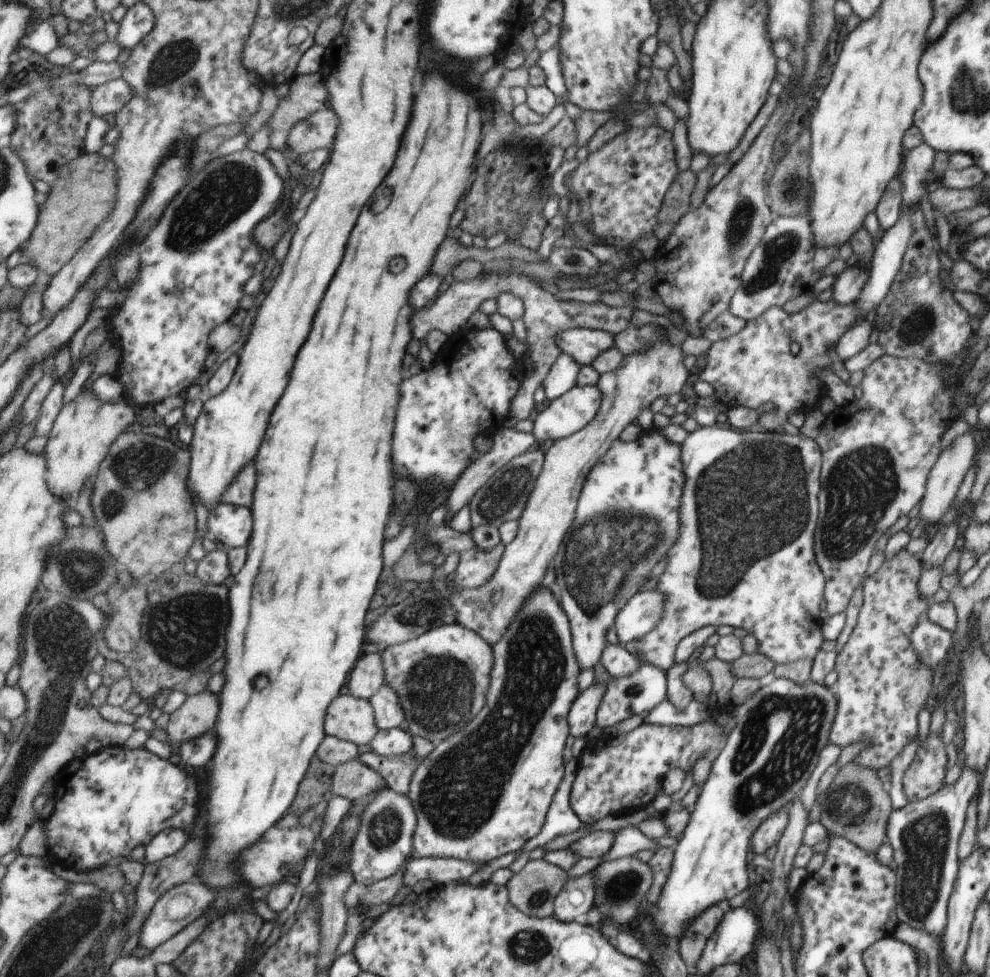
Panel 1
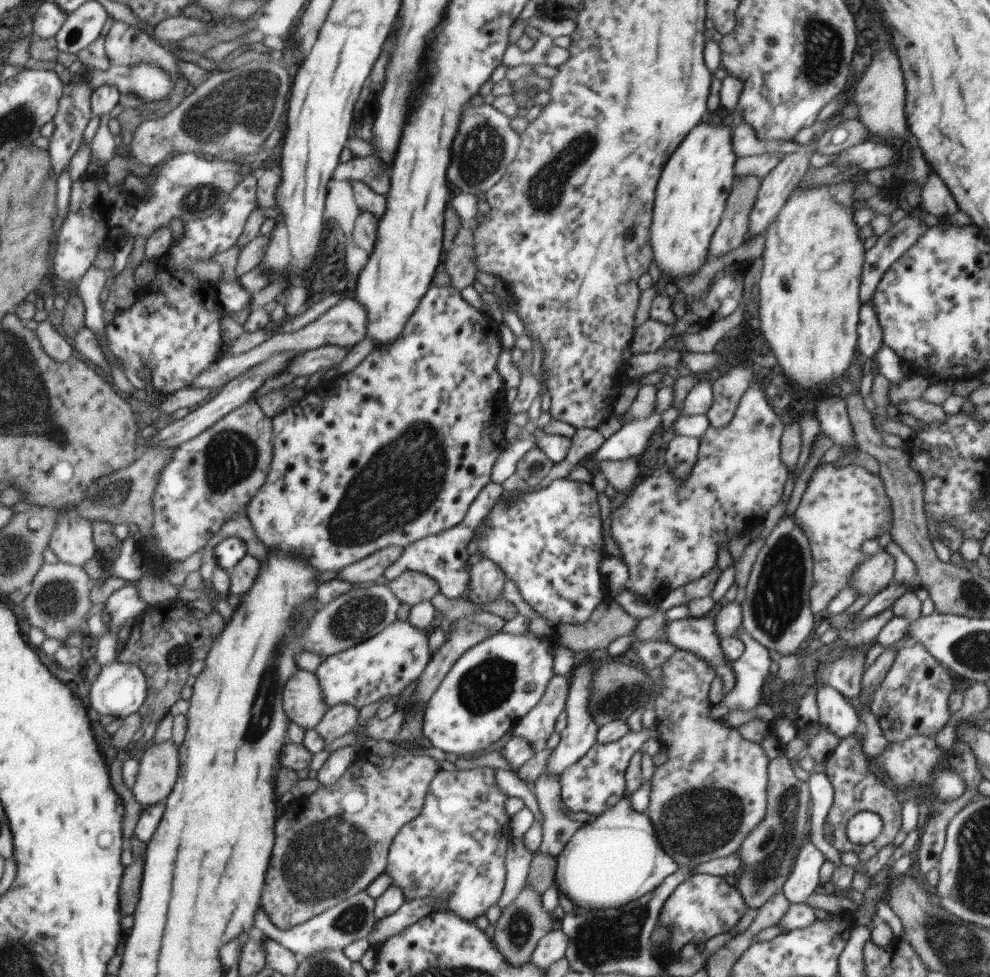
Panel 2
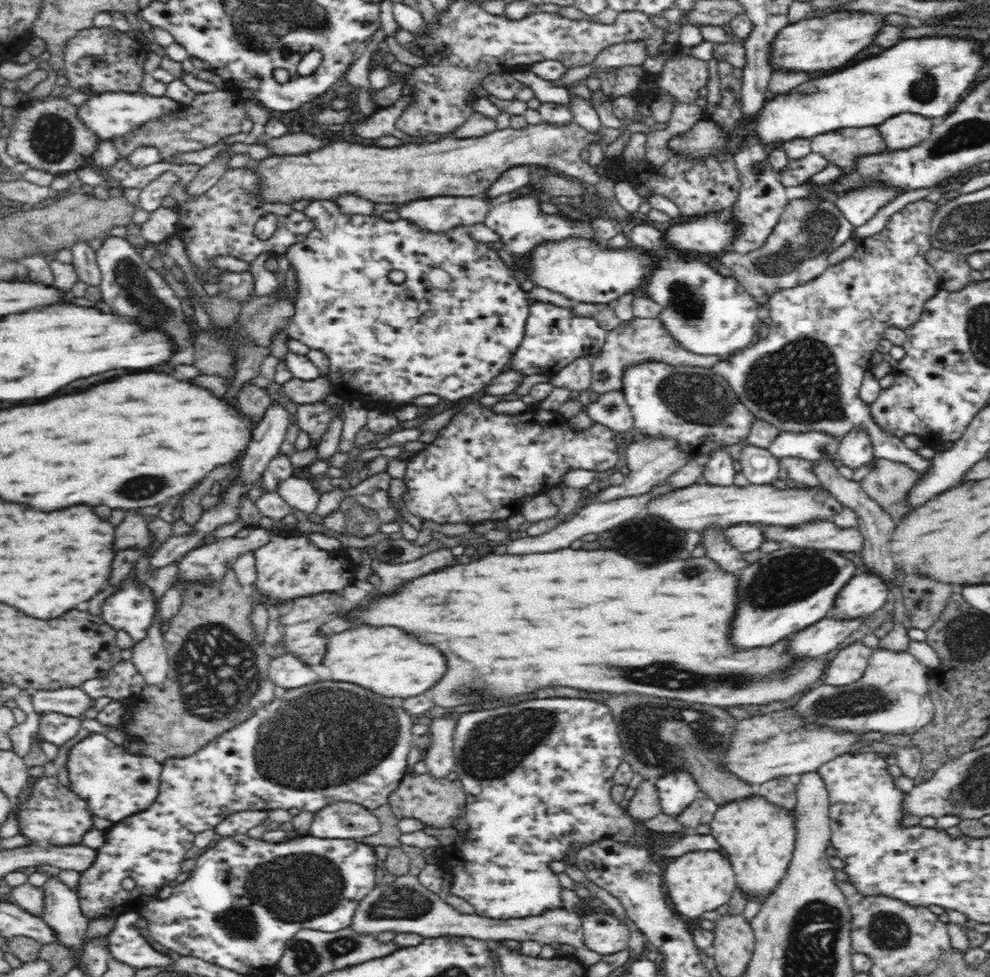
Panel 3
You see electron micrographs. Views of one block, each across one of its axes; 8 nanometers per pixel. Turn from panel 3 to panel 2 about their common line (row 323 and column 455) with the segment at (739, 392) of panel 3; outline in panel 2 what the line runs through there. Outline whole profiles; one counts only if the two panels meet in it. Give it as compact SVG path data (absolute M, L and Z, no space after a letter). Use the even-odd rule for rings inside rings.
M490 767L452 771L441 769L433 776L420 814L400 828L388 848L385 874L391 878L392 884L401 888L406 900L441 896L442 910L453 912L461 920L474 922L500 898L501 888L504 888L503 874L507 874L504 858L512 836L508 827L510 817L505 814L505 798L493 782L494 771Z

